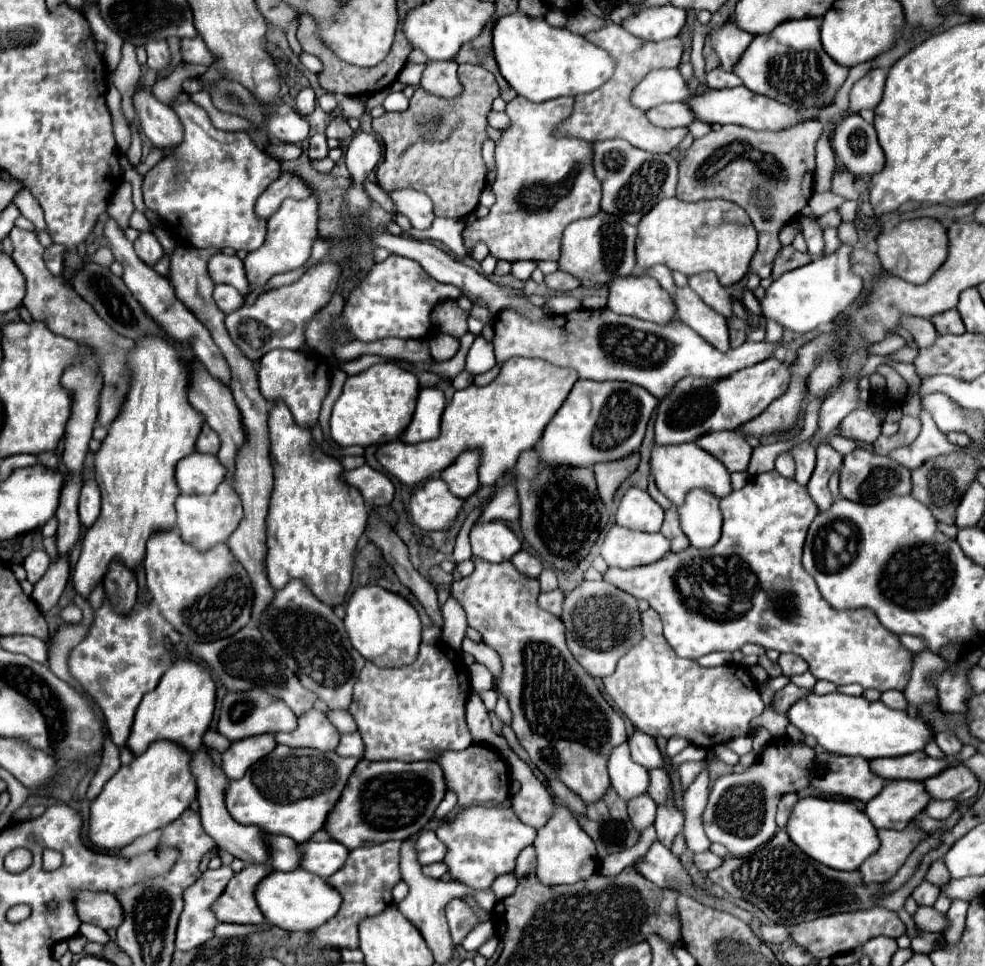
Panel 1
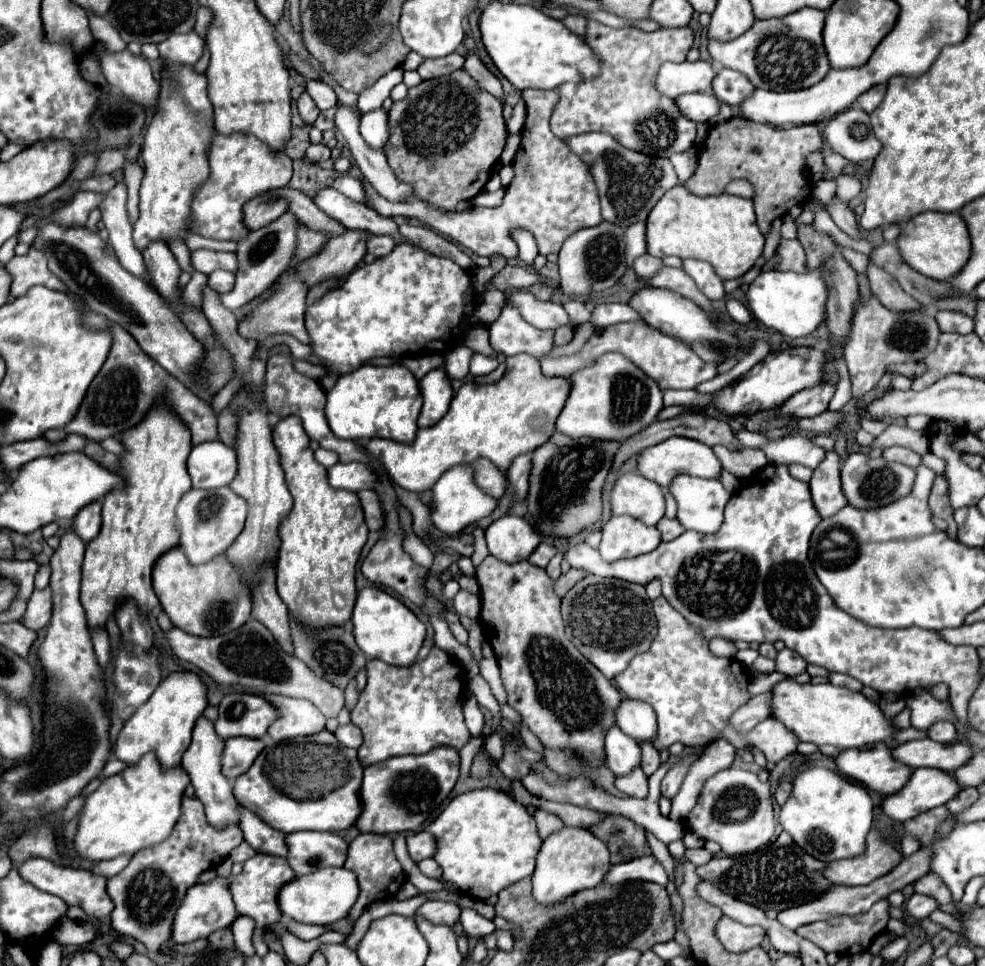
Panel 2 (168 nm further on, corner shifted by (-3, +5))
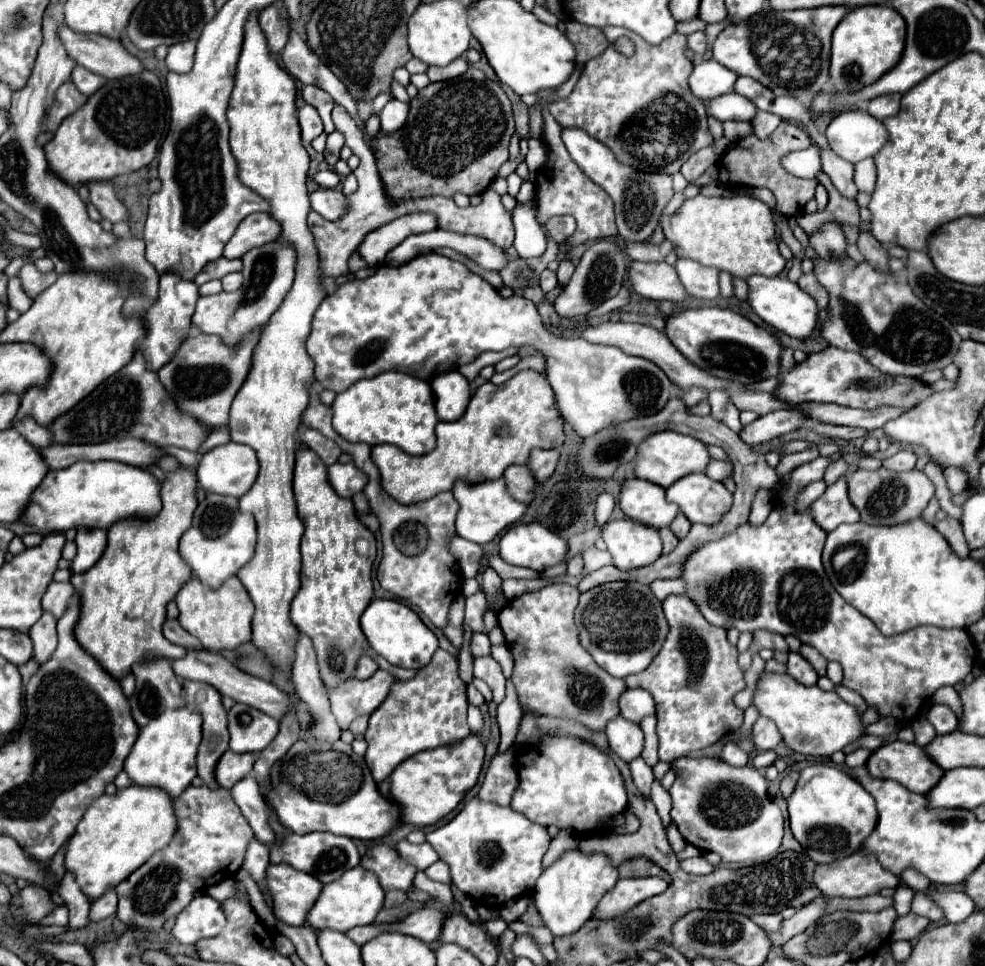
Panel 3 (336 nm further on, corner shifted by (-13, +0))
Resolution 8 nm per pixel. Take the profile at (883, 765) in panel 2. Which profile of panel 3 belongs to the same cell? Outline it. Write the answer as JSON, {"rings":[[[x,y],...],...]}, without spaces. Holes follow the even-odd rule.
{"rings":[[[904,741],[886,743],[872,751],[866,769],[872,777],[892,779],[920,795],[926,795],[944,773],[926,757],[922,747]]]}

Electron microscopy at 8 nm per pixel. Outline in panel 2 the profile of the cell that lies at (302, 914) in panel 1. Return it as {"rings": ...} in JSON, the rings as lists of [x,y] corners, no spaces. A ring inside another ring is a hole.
{"rings":[[[322,868],[314,874],[294,878],[288,882],[278,896],[278,904],[282,908],[284,916],[290,916],[296,922],[304,924],[332,924],[348,916],[350,908],[354,906],[358,898],[358,880],[354,872],[348,872],[346,868]]]}

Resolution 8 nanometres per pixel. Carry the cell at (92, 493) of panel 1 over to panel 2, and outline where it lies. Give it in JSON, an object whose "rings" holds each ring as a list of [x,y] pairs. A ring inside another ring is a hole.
{"rings":[[[92,502],[86,508],[82,508],[70,522],[70,528],[82,538],[84,544],[88,544],[90,540],[94,540],[100,532],[100,510],[102,504],[100,502]]]}

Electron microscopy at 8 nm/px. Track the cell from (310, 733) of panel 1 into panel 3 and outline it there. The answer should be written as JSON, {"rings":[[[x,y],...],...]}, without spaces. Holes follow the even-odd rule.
{"rings":[[[188,651],[186,657],[176,659],[174,661],[174,673],[178,677],[184,679],[192,679],[192,681],[204,681],[208,685],[212,685],[222,697],[230,697],[236,703],[244,703],[244,705],[252,705],[254,709],[260,709],[264,713],[268,713],[270,717],[274,717],[276,721],[282,721],[288,711],[296,713],[296,719],[300,723],[300,729],[306,731],[308,727],[312,727],[312,723],[316,721],[316,717],[312,715],[312,711],[308,709],[308,705],[304,705],[304,701],[294,701],[292,697],[288,697],[284,691],[280,691],[274,683],[262,681],[258,677],[252,677],[248,673],[240,673],[240,669],[236,669],[228,659],[214,655],[214,653],[206,653],[206,651]]]}

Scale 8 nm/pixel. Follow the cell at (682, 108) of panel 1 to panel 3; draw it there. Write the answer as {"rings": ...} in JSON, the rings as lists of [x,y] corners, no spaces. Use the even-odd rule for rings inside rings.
{"rings":[[[726,93],[726,95],[720,95],[720,97],[714,97],[708,105],[706,105],[706,111],[710,117],[718,119],[718,121],[750,121],[756,113],[756,107],[744,99],[744,97],[738,97],[736,93]]]}

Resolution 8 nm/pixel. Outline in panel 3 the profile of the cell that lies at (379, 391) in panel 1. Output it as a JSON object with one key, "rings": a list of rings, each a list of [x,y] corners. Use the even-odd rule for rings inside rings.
{"rings":[[[388,371],[372,379],[356,381],[352,387],[336,395],[332,411],[332,425],[336,433],[350,443],[390,443],[410,455],[426,455],[436,447],[434,425],[438,419],[430,383],[408,373]]]}

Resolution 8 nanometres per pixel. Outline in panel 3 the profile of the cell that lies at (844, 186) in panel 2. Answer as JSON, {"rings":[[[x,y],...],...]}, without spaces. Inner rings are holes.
{"rings":[[[864,159],[854,165],[854,183],[858,191],[862,193],[872,193],[874,191],[874,181],[876,181],[876,165],[874,159]]]}

